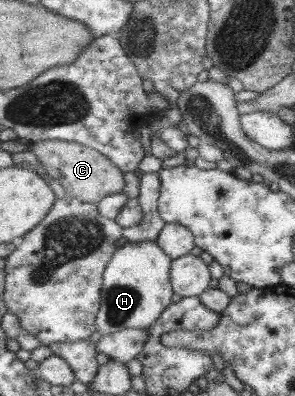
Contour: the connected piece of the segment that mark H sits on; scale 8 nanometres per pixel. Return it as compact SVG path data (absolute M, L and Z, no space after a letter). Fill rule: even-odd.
M156 240L128 241L117 248L105 269L101 310L97 316L100 334L114 334L124 329L146 329L158 322L162 312L172 303L175 293L171 280L172 266L173 259Z

